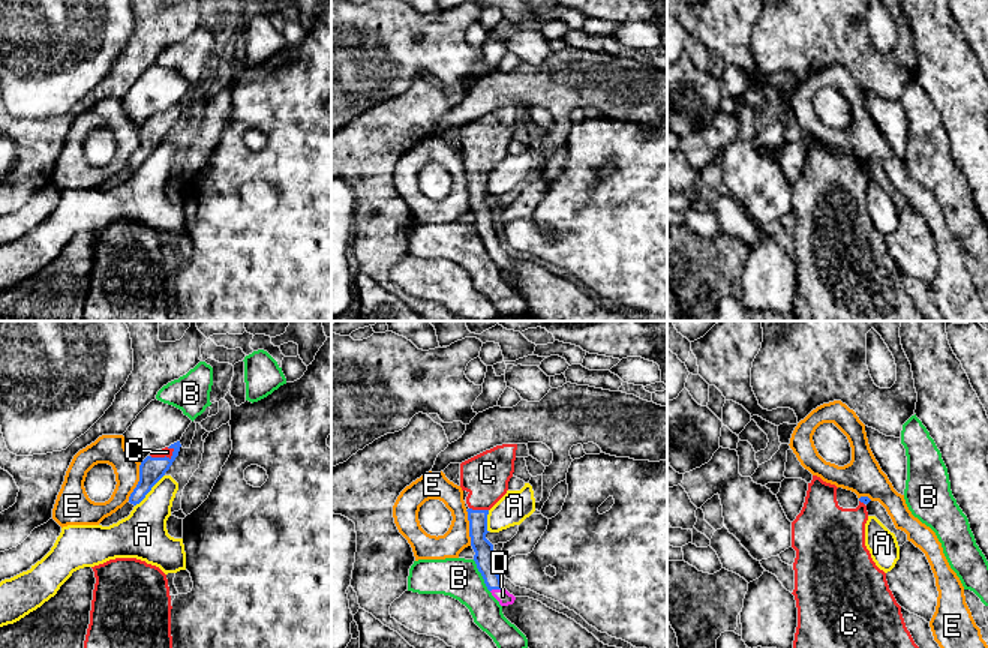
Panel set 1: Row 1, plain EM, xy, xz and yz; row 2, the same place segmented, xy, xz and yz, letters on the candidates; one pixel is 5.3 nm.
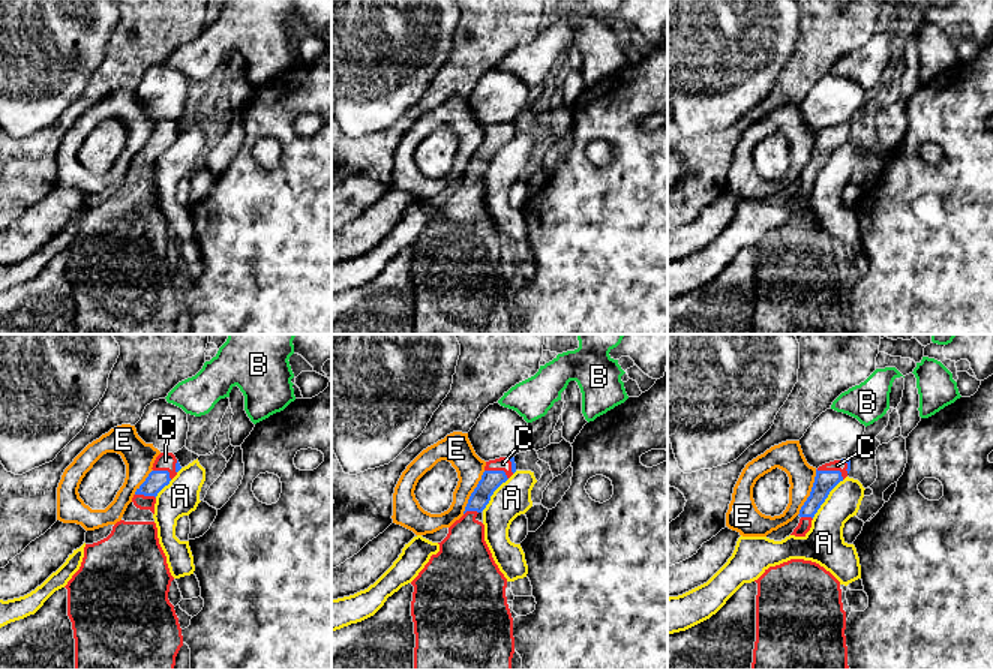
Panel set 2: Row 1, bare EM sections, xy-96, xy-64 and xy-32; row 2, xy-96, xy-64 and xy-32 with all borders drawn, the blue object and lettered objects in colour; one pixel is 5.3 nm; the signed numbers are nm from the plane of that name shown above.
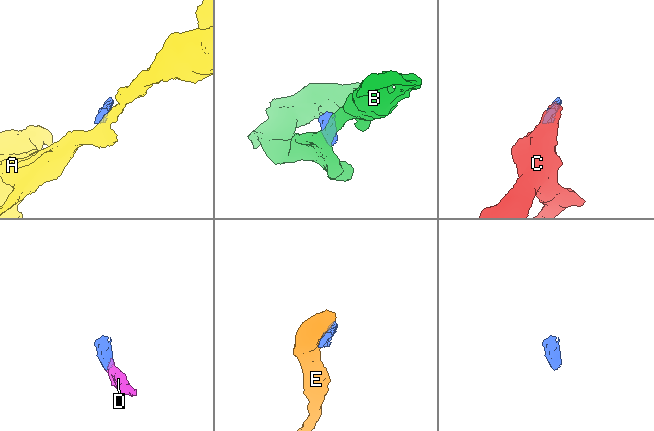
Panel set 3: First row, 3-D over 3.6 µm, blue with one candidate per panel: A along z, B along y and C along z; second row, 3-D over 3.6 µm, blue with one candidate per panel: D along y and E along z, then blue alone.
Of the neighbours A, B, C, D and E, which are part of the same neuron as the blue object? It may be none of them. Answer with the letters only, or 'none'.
C, D

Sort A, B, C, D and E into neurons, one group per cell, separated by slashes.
A / B / C D / E

